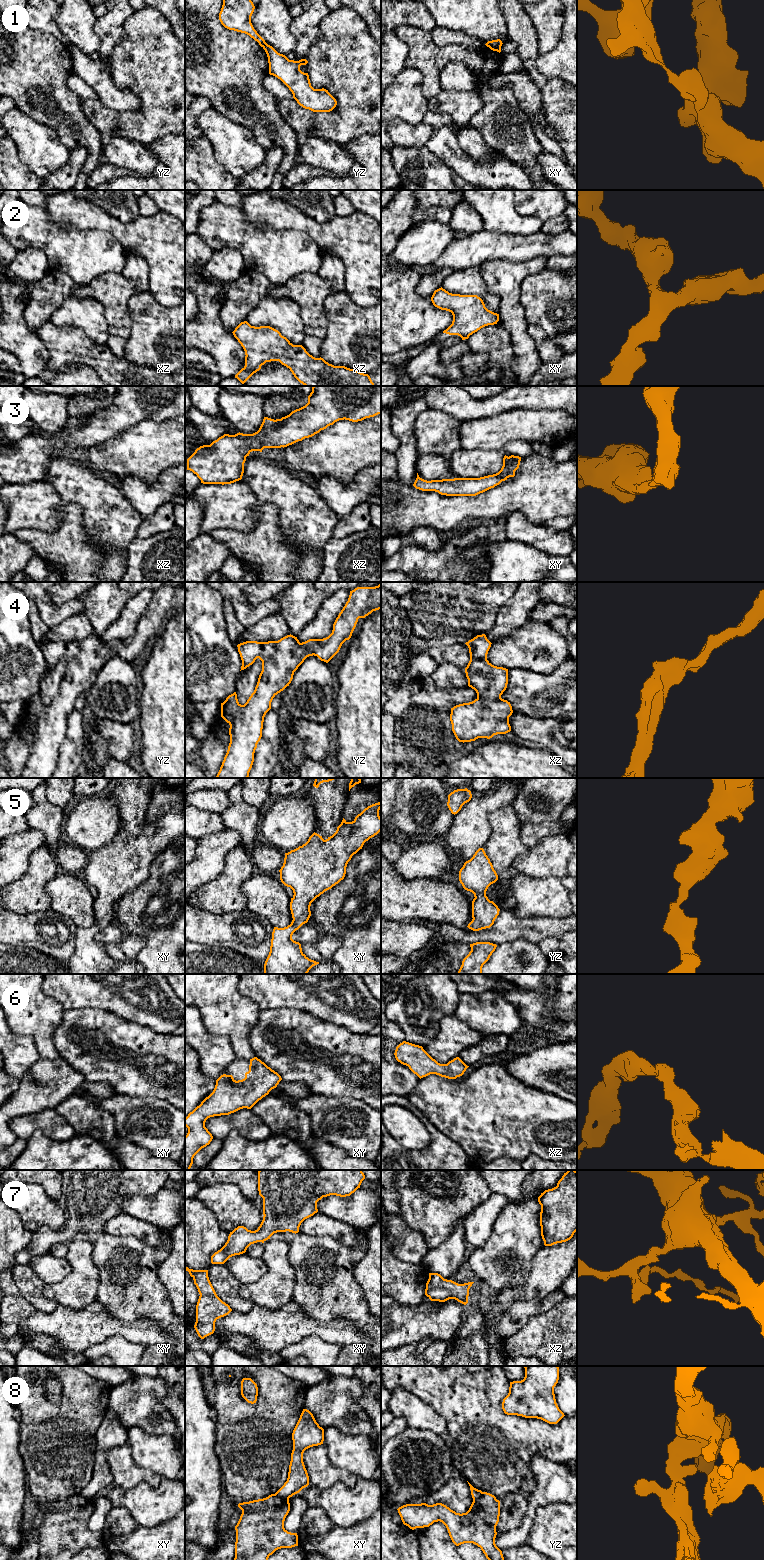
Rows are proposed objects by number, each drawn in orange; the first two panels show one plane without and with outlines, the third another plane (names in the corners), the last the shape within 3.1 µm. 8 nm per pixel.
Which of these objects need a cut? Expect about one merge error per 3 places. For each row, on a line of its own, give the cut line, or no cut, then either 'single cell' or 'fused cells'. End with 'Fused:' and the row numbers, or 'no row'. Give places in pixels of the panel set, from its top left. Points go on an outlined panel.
1: cut in yz along (267, 44), (263, 47); fused cells
2: no cut; single cell
3: no cut; single cell
4: no cut; single cell
5: no cut; single cell
6: no cut; single cell
7: no cut; single cell
8: cut in xy along (275, 1493), (288, 1499); fused cells
Fused: 1, 8

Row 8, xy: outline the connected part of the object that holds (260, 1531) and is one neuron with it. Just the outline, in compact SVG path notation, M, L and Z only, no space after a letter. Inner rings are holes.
M271 1494L266 1498L239 1503L242 1510L235 1526L235 1558L234 1560L268 1560L276 1550L298 1546L297 1533L288 1532L284 1521L290 1511L289 1499Z

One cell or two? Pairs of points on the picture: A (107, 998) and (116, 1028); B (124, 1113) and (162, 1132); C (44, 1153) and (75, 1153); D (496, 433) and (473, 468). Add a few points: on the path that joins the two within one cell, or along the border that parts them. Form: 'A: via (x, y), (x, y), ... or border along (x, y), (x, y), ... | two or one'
A: border along (89, 1007), (110, 1011), (134, 1022) | two
B: via (133, 1116), (137, 1120), (153, 1124) | one
C: via (52, 1153), (67, 1153) | one
D: border along (507, 442), (498, 449), (462, 448) | two

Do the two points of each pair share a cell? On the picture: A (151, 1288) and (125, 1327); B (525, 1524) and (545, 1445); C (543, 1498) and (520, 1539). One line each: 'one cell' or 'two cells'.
A: two cells
B: two cells
C: one cell

